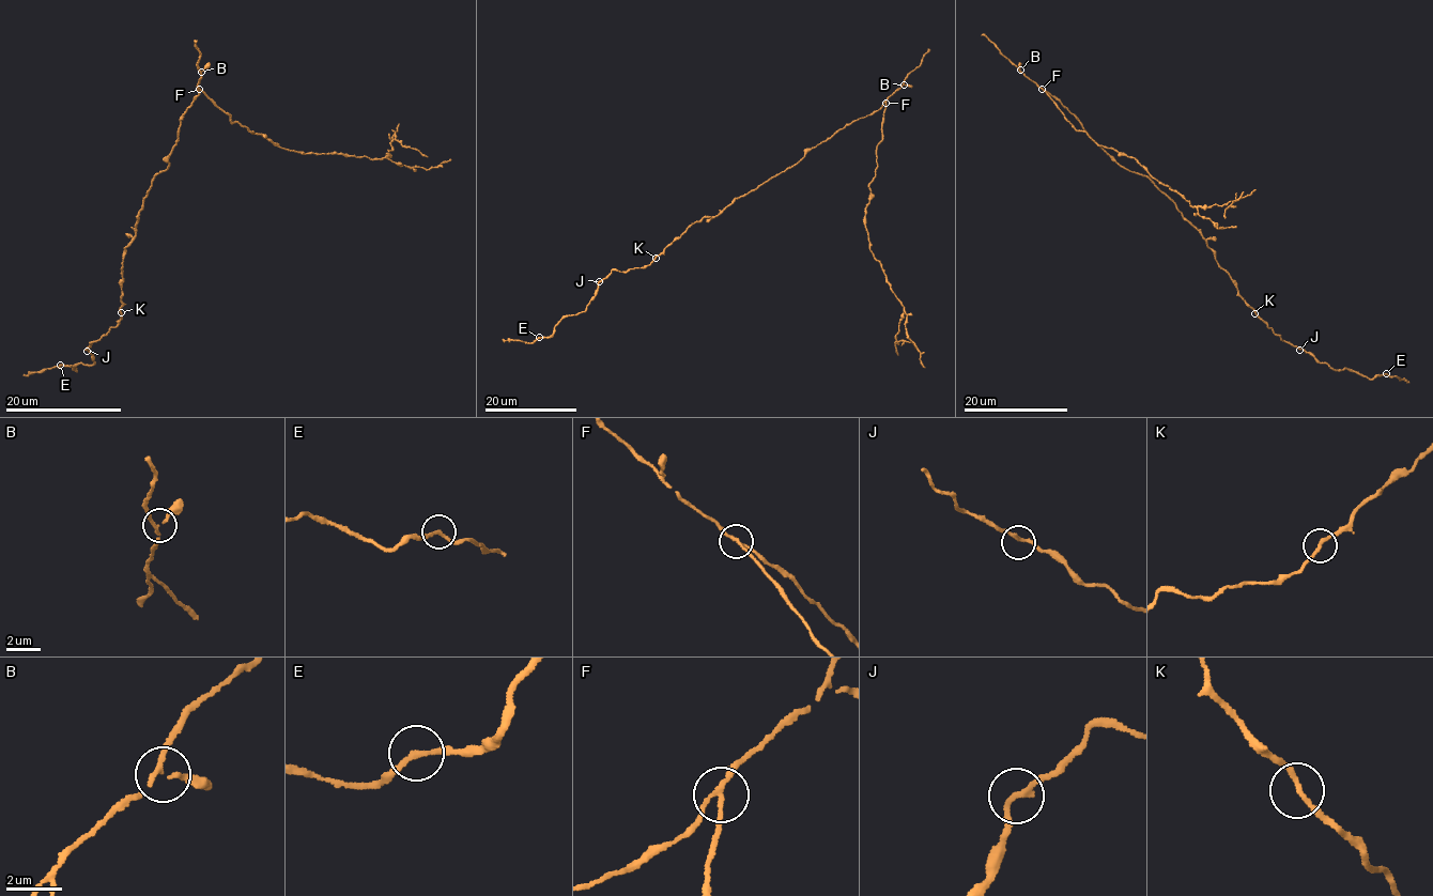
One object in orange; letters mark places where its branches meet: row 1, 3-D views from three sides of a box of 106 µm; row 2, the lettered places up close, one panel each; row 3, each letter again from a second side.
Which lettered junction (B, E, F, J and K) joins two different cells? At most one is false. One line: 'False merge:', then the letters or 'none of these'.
False merge: F

